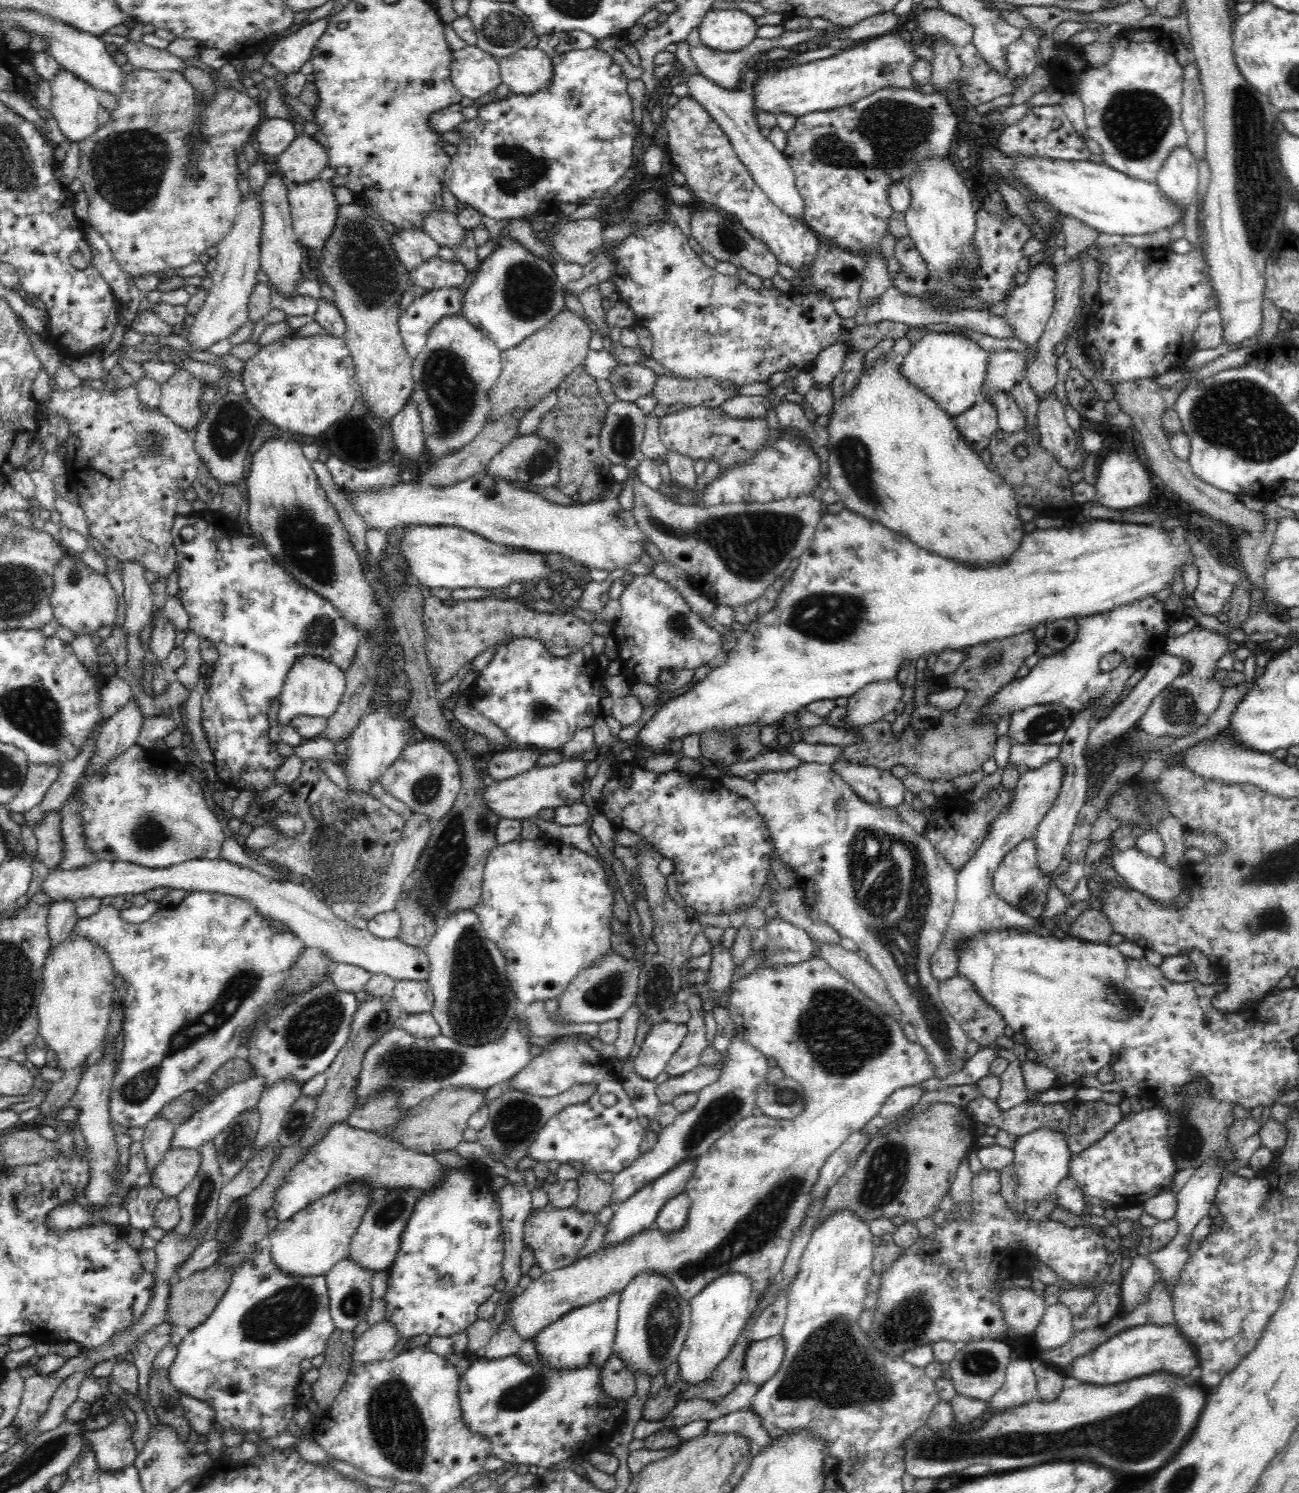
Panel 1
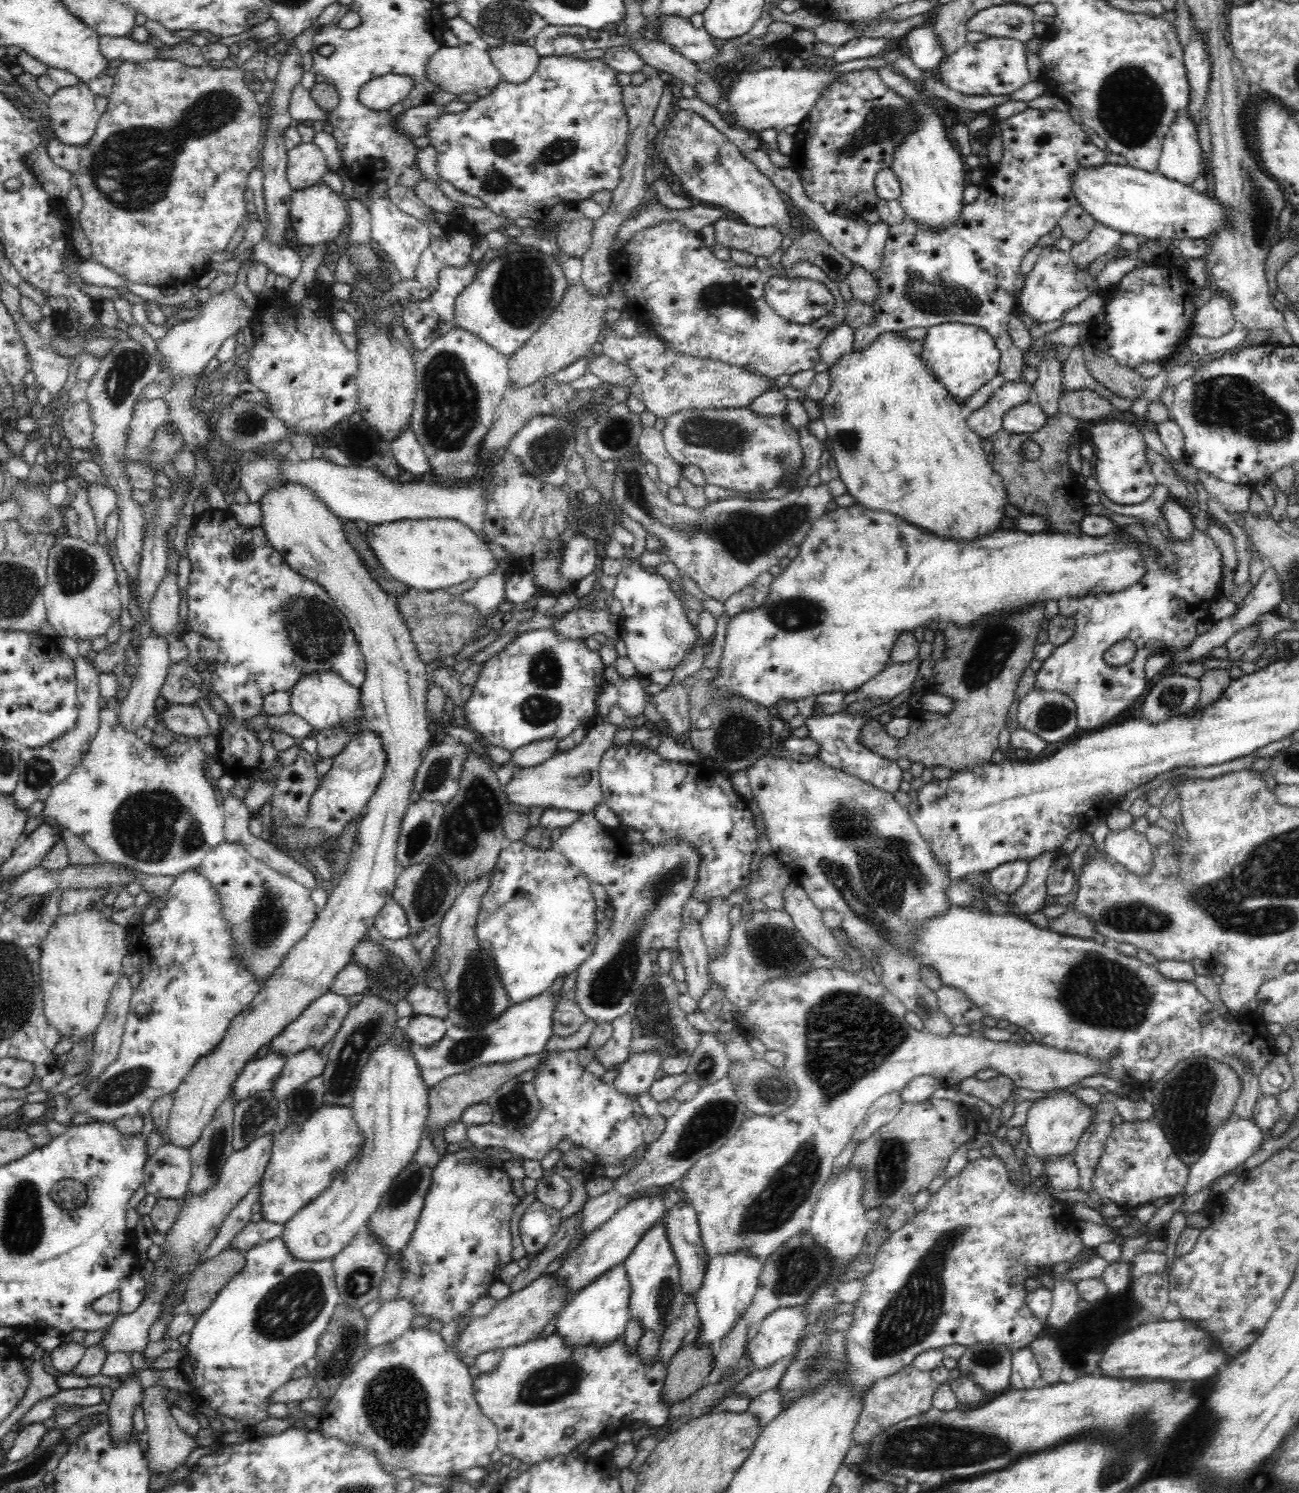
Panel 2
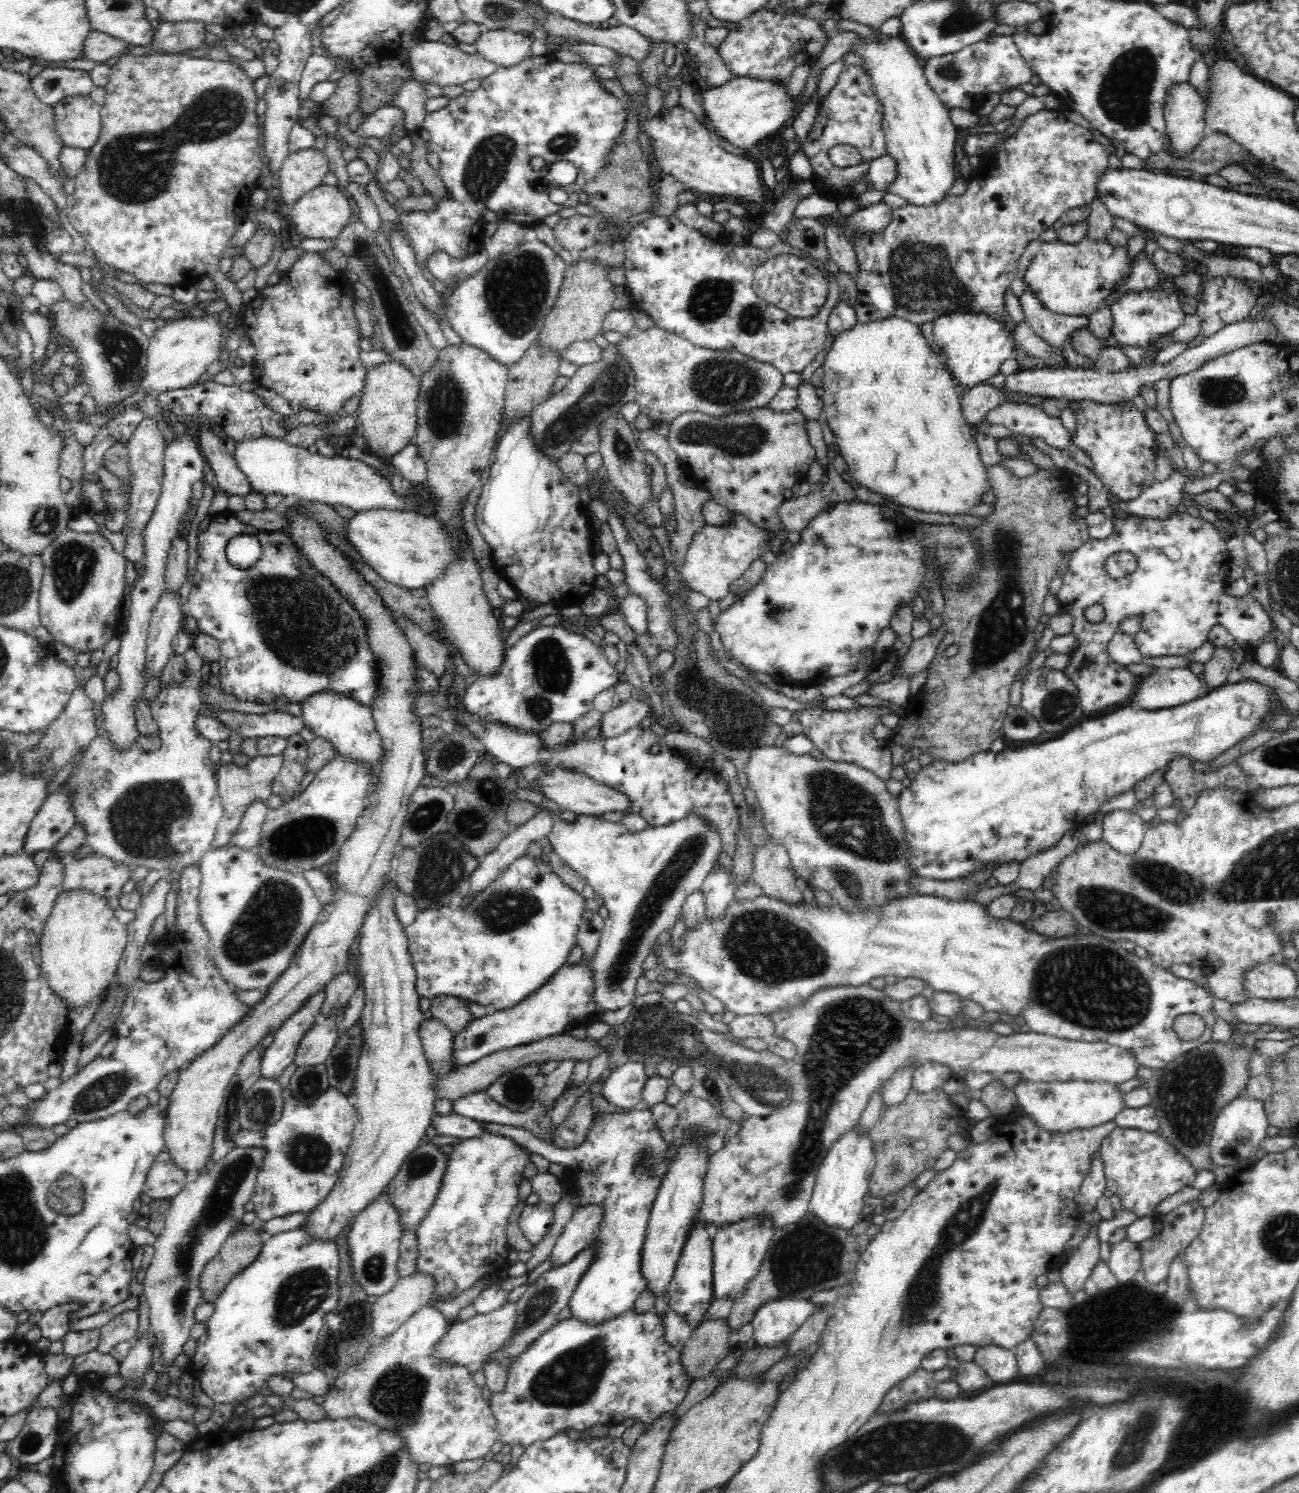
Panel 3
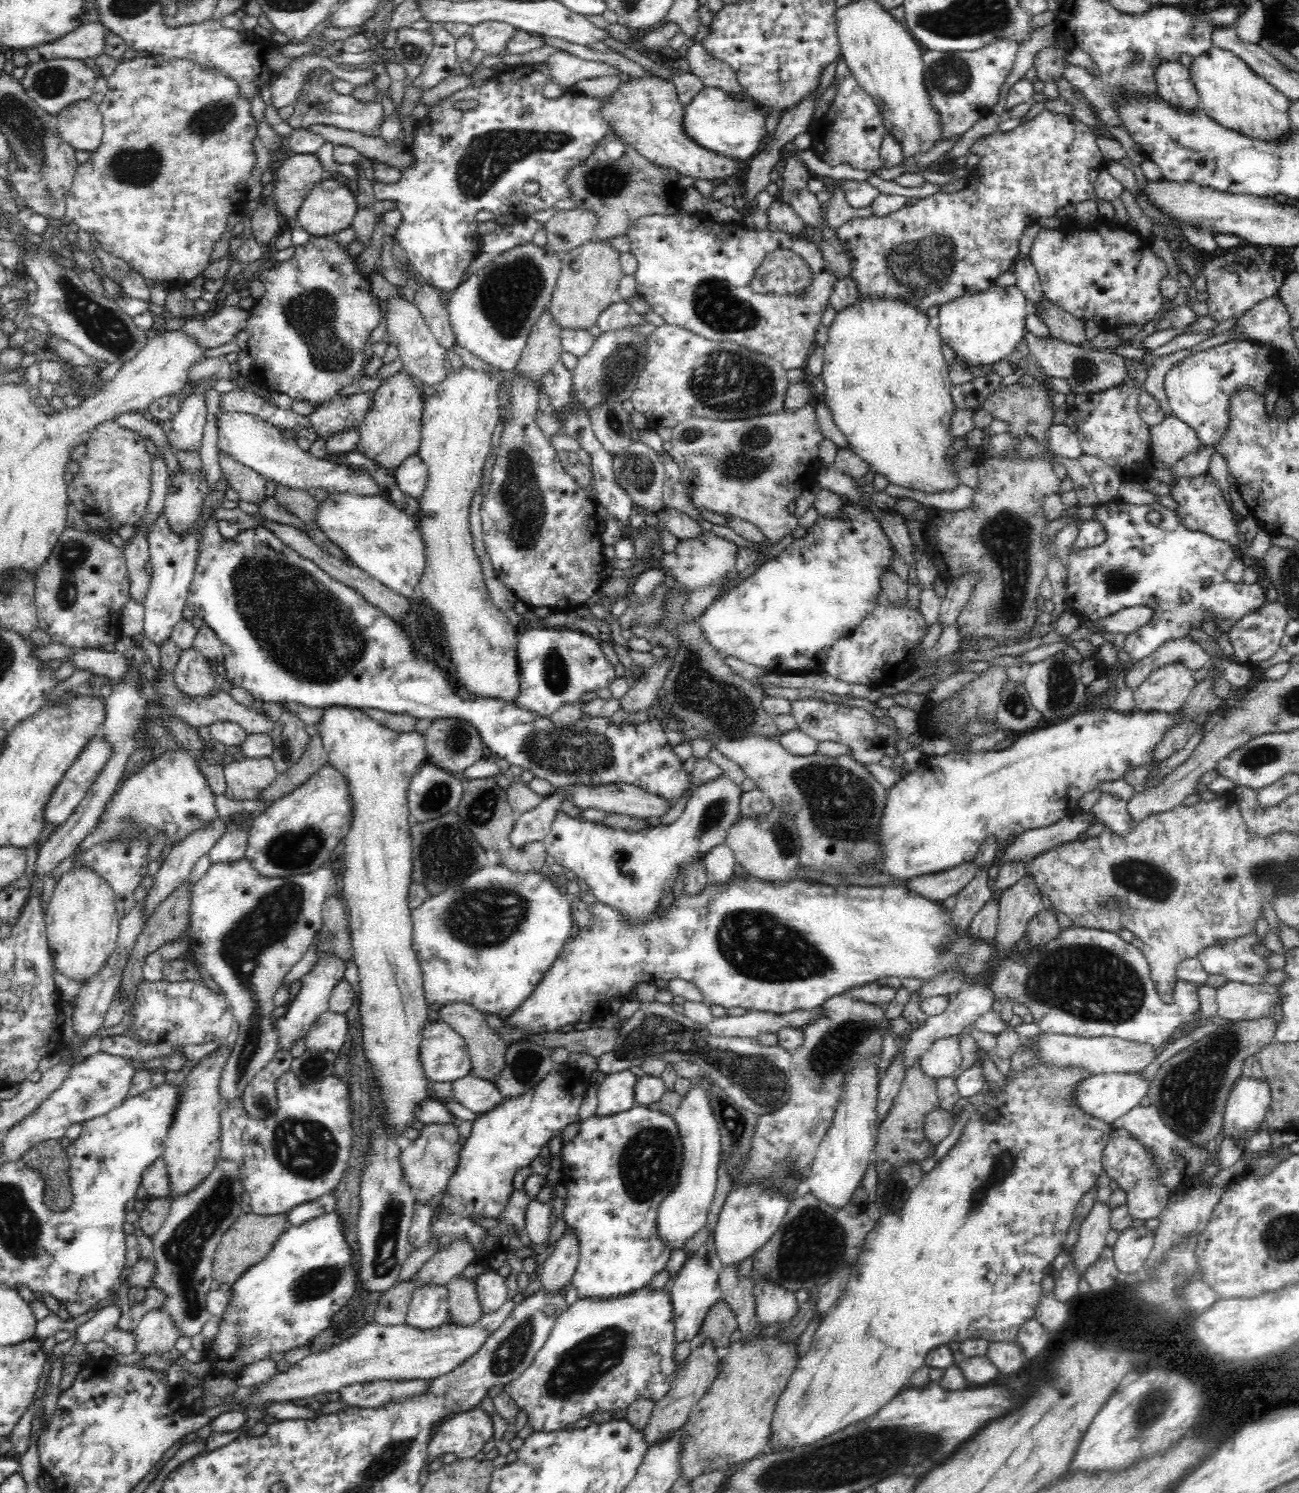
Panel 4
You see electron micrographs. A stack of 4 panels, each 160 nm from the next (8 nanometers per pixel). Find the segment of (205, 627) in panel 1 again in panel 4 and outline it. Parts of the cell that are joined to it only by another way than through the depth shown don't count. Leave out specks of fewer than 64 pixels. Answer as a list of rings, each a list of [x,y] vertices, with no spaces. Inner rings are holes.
[[[212,517],[203,526],[201,539],[199,540],[198,556],[196,556],[196,566],[194,566],[194,576],[190,583],[185,606],[192,610],[195,616],[200,616],[205,626],[208,626],[220,640],[222,645],[222,656],[224,657],[223,665],[226,670],[226,680],[230,682],[234,688],[241,688],[248,691],[255,701],[264,701],[271,703],[302,703],[304,706],[326,708],[326,706],[346,706],[358,709],[376,708],[376,710],[384,710],[384,712],[392,712],[392,714],[410,714],[416,719],[430,719],[437,721],[438,719],[458,719],[468,722],[480,735],[480,740],[484,746],[490,749],[492,755],[497,758],[504,758],[508,764],[520,766],[520,768],[530,770],[535,777],[547,780],[559,790],[572,786],[572,784],[582,784],[585,786],[598,787],[617,787],[624,783],[637,786],[639,789],[646,790],[650,794],[660,795],[662,799],[668,803],[668,811],[683,797],[688,791],[690,795],[699,787],[698,784],[692,784],[691,774],[686,772],[683,762],[678,759],[673,746],[666,739],[664,720],[658,719],[651,715],[651,718],[640,724],[624,723],[622,725],[610,725],[607,718],[591,717],[582,715],[571,727],[557,727],[549,718],[538,716],[534,712],[514,707],[512,703],[500,699],[491,699],[484,697],[474,697],[469,702],[465,701],[452,691],[452,687],[445,676],[445,673],[439,666],[433,662],[426,660],[424,655],[413,647],[412,641],[404,633],[401,625],[395,623],[386,616],[382,610],[376,606],[366,602],[362,595],[358,594],[350,586],[346,586],[337,580],[334,580],[325,570],[322,570],[315,562],[308,558],[304,558],[298,552],[286,546],[276,534],[268,530],[265,526],[258,526],[248,530],[240,530],[233,538],[226,538],[220,535],[218,531],[218,519]]]

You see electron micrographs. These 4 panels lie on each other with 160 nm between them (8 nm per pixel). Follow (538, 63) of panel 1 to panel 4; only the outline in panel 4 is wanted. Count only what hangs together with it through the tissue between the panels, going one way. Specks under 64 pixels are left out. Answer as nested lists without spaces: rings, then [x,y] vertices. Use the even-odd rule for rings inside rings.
[[[482,22],[472,27],[475,47],[486,55],[504,58],[509,54],[507,44],[515,35],[517,28],[506,22]]]

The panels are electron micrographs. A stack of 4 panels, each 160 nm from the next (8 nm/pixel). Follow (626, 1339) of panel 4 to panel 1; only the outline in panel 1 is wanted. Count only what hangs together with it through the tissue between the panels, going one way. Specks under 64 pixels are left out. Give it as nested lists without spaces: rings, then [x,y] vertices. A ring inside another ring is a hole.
[[[518,1355],[492,1361],[476,1359],[460,1378],[460,1415],[468,1431],[489,1442],[494,1457],[506,1465],[534,1464],[543,1471],[552,1464],[598,1451],[614,1439],[623,1420],[625,1402],[603,1394],[599,1386],[600,1372],[598,1365],[582,1370],[549,1370],[542,1361],[532,1368]]]

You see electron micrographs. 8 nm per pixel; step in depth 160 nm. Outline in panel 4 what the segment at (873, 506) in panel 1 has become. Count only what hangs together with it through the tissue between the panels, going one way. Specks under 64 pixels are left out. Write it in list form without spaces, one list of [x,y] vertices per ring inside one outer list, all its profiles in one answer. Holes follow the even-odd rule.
[[[858,299],[852,306],[837,312],[832,325],[829,327],[828,339],[824,350],[824,367],[822,381],[826,385],[824,404],[830,410],[831,418],[835,426],[846,437],[848,448],[869,465],[869,470],[874,474],[881,474],[886,478],[890,485],[896,485],[903,489],[935,495],[942,492],[952,492],[958,486],[962,486],[959,476],[955,472],[955,456],[949,456],[948,450],[953,444],[952,437],[952,418],[957,411],[954,400],[952,399],[953,384],[949,378],[949,364],[944,359],[942,353],[942,341],[938,335],[938,329],[933,320],[928,315],[922,313],[918,307],[912,307],[900,299]]]

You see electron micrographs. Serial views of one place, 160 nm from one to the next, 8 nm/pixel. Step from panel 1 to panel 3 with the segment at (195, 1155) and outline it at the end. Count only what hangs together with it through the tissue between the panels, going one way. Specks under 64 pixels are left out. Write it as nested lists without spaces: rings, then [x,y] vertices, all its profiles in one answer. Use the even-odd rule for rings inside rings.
[[[164,1148],[149,1168],[143,1186],[143,1197],[147,1201],[171,1199],[186,1186],[189,1180],[187,1173],[177,1168],[168,1149]]]

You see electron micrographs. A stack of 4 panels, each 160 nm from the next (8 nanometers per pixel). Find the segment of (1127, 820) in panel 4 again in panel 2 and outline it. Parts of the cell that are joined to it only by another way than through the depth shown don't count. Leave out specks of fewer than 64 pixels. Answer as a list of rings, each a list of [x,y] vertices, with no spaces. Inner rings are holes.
[[[1132,827],[1119,832],[1110,831],[1105,840],[1107,855],[1135,876],[1148,876],[1152,872],[1152,849],[1147,838],[1136,834]]]

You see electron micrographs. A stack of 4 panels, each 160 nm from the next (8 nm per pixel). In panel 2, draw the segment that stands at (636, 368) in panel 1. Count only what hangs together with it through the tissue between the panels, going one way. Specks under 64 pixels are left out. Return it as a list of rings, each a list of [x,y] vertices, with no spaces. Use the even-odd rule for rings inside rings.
[[[604,354],[590,362],[590,373],[596,375],[606,384],[627,390],[629,394],[632,393],[634,384],[638,382],[638,377],[632,373],[632,370]]]

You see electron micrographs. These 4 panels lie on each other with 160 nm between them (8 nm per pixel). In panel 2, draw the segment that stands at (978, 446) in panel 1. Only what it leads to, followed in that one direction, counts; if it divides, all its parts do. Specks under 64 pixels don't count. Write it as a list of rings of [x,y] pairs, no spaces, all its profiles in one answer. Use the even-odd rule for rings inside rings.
[[[1026,382],[1006,384],[989,400],[974,410],[967,419],[967,427],[978,437],[990,438],[1003,428],[1003,417],[1015,406],[1032,400],[1033,385]]]

